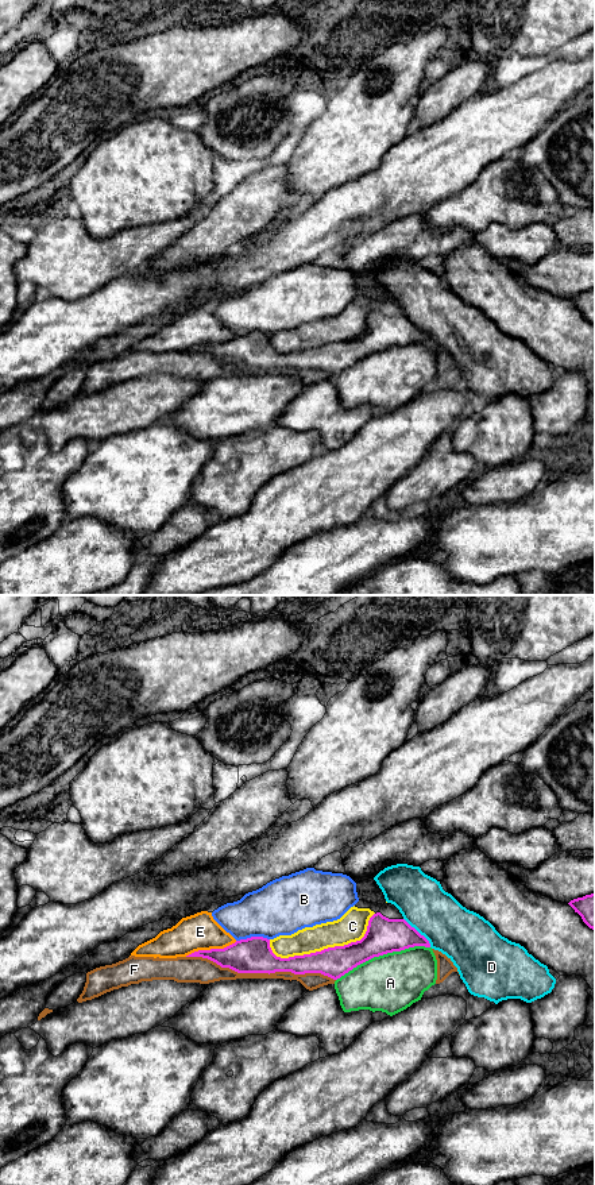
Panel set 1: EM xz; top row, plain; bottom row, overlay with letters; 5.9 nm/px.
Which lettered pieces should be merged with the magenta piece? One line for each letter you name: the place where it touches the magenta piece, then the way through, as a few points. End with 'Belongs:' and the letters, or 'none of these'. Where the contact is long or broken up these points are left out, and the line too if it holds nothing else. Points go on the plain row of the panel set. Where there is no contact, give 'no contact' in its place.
F: meets magenta in xz at (261, 367)
Belongs: F

